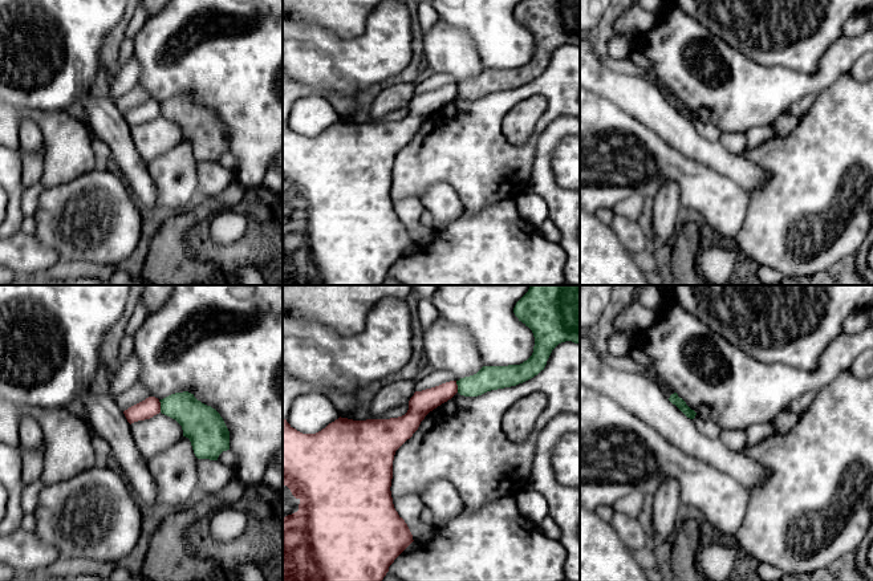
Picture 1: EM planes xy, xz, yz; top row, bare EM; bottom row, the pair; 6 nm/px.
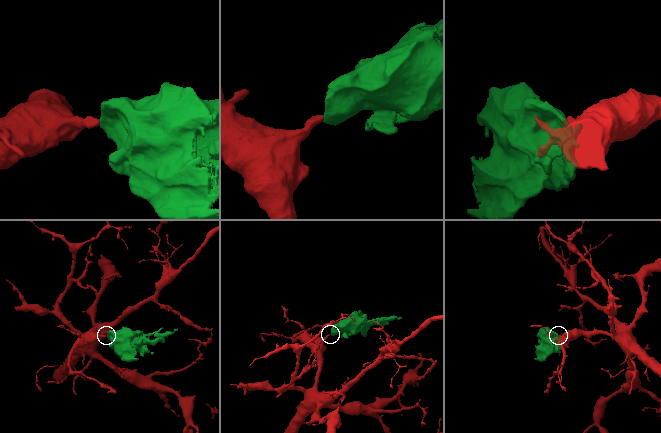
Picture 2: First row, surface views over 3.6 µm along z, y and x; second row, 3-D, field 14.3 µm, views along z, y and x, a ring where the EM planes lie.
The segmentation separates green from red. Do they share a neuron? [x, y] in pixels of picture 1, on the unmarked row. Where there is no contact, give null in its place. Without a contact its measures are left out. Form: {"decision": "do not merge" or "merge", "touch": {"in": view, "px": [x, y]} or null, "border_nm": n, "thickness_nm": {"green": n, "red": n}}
{"decision": "do not merge", "touch": {"in": "xy", "px": [161, 109]}, "border_nm": 70, "thickness_nm": {"green": 220, "red": 120}}

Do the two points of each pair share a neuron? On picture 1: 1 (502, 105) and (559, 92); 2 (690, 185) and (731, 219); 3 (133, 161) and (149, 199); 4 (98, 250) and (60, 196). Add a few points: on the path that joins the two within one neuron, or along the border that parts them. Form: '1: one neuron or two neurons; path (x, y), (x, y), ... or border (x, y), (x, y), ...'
1: one neuron; path (516, 96), (530, 89), (544, 89)
2: one neuron; path (701, 189), (721, 208)
3: one neuron; path (134, 170), (143, 190)
4: one neuron; path (98, 236), (73, 210)

